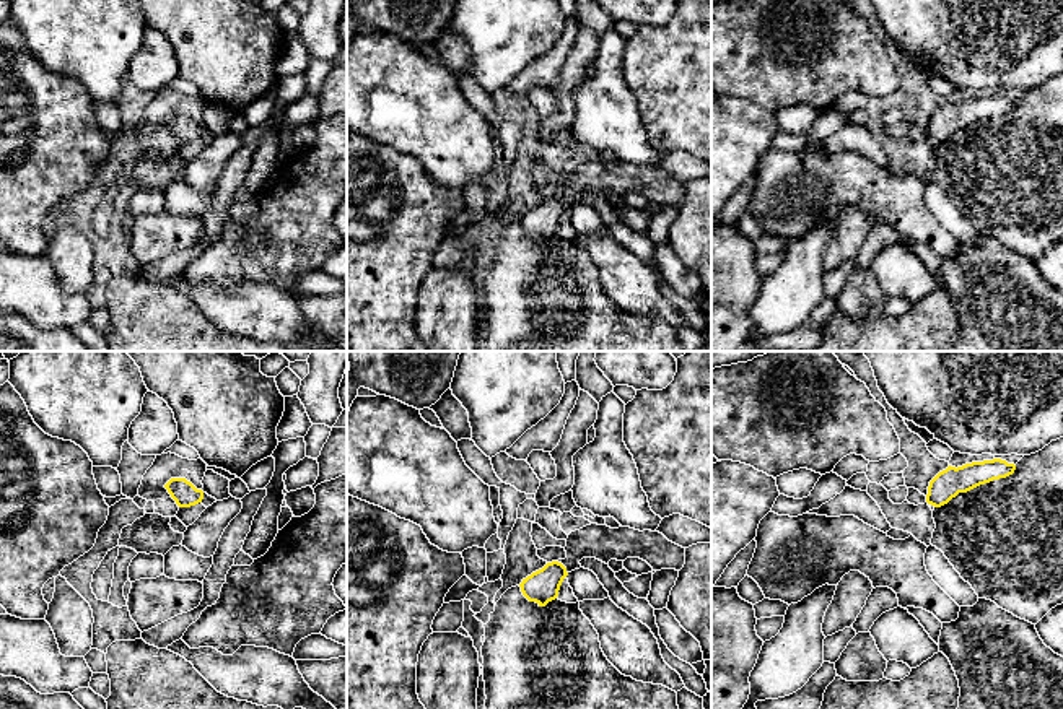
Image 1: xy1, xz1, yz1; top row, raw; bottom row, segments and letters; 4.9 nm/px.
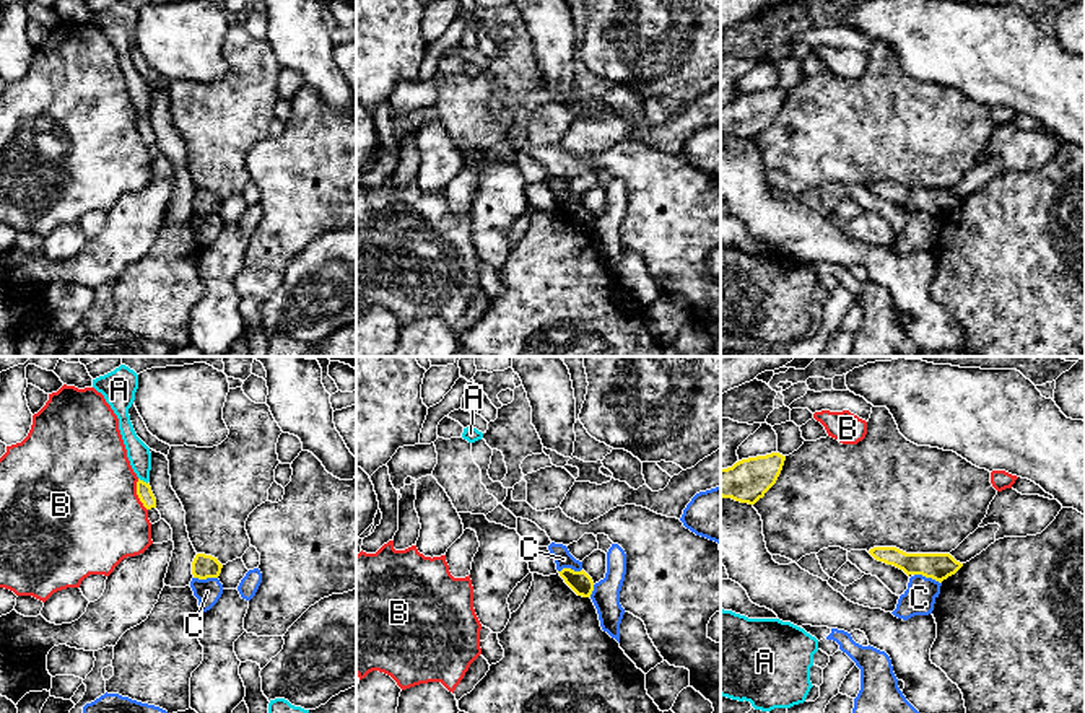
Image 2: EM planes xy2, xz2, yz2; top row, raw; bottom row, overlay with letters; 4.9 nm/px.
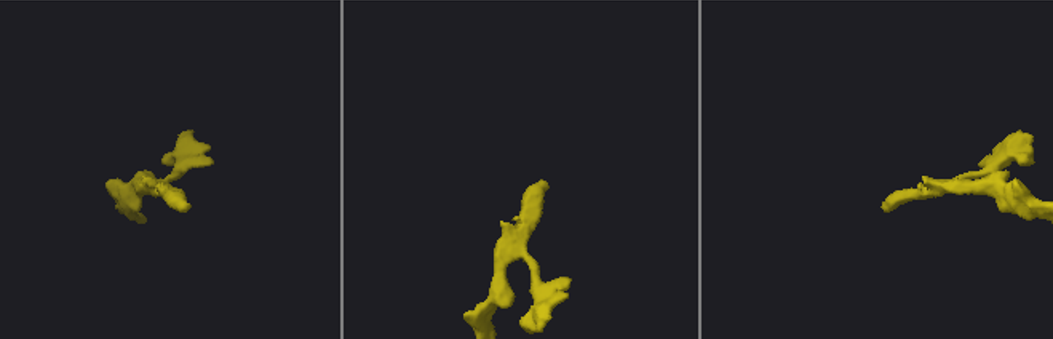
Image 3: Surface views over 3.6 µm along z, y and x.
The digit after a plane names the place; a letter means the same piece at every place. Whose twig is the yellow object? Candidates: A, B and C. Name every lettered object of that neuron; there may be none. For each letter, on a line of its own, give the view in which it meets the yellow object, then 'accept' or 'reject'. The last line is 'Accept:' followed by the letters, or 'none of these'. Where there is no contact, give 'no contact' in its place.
A: xy2 | reject
B: xy2 | reject
C: yz2 | reject
Accept: none of these

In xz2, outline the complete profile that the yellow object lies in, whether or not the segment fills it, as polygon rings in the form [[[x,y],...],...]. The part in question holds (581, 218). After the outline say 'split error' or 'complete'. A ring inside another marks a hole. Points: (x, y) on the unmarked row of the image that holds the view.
[[[563,203],[558,208],[577,231],[590,233],[594,226],[594,217],[584,205],[574,207],[571,203]]]; complete

